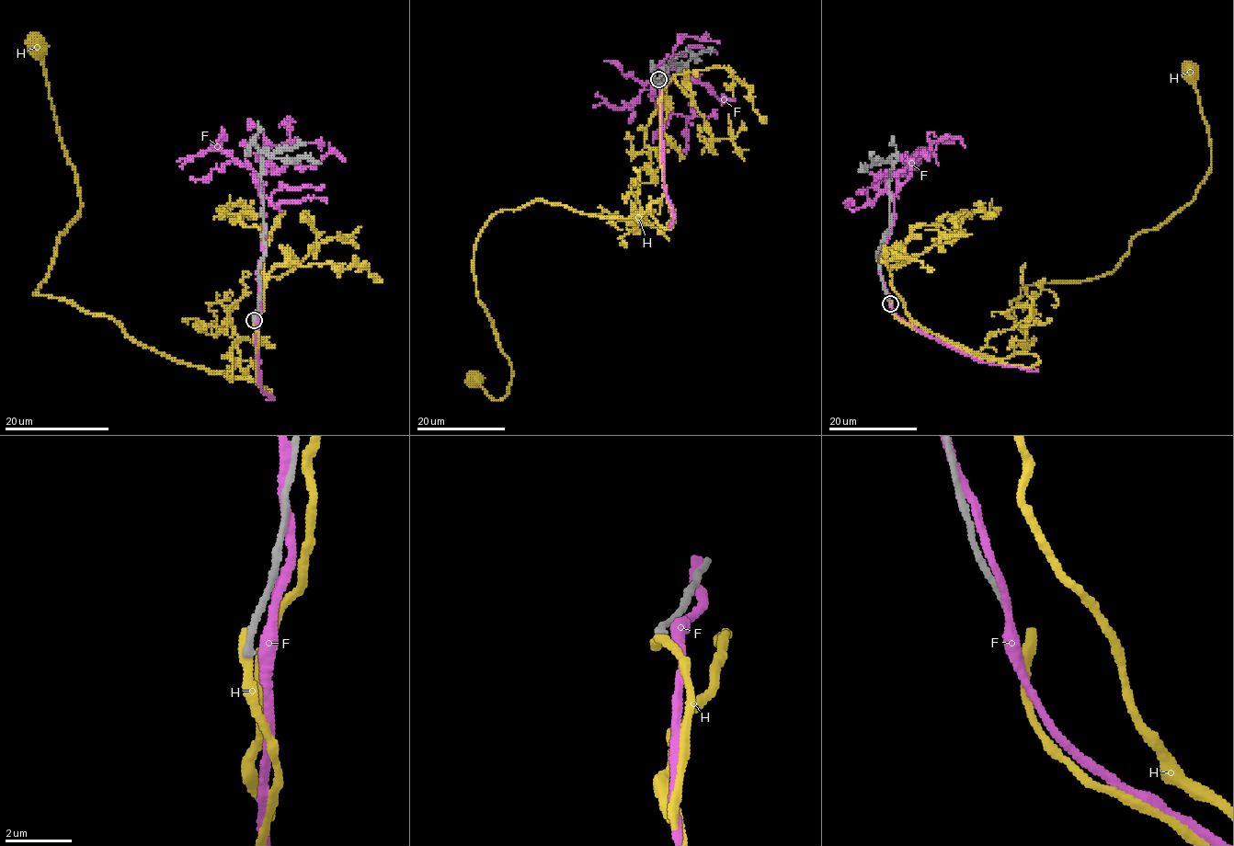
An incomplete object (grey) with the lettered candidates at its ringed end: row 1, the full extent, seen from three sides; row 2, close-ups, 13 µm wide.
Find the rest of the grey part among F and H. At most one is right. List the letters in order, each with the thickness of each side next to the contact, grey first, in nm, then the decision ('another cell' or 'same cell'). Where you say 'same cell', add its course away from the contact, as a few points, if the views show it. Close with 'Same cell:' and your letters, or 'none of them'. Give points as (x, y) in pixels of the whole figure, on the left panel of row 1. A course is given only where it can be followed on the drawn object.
F: 180/360 nm | another cell
H: 180/400 nm | another cell
Same cell: none of them

